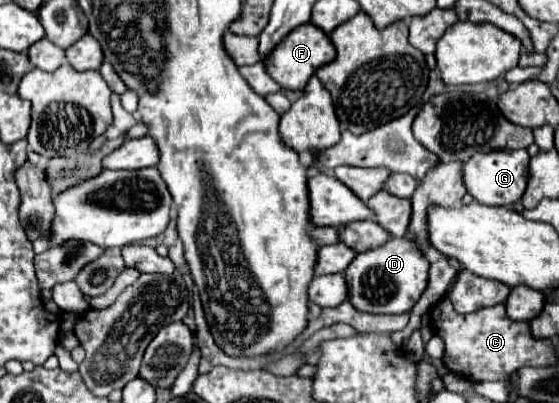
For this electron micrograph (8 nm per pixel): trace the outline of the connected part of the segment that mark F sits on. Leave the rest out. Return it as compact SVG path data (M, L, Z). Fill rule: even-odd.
M303 24L299 28L293 28L285 40L279 42L279 46L263 58L265 72L287 90L303 90L309 78L315 74L315 70L335 58L335 46L329 40L329 36L323 30L317 30L313 24Z

